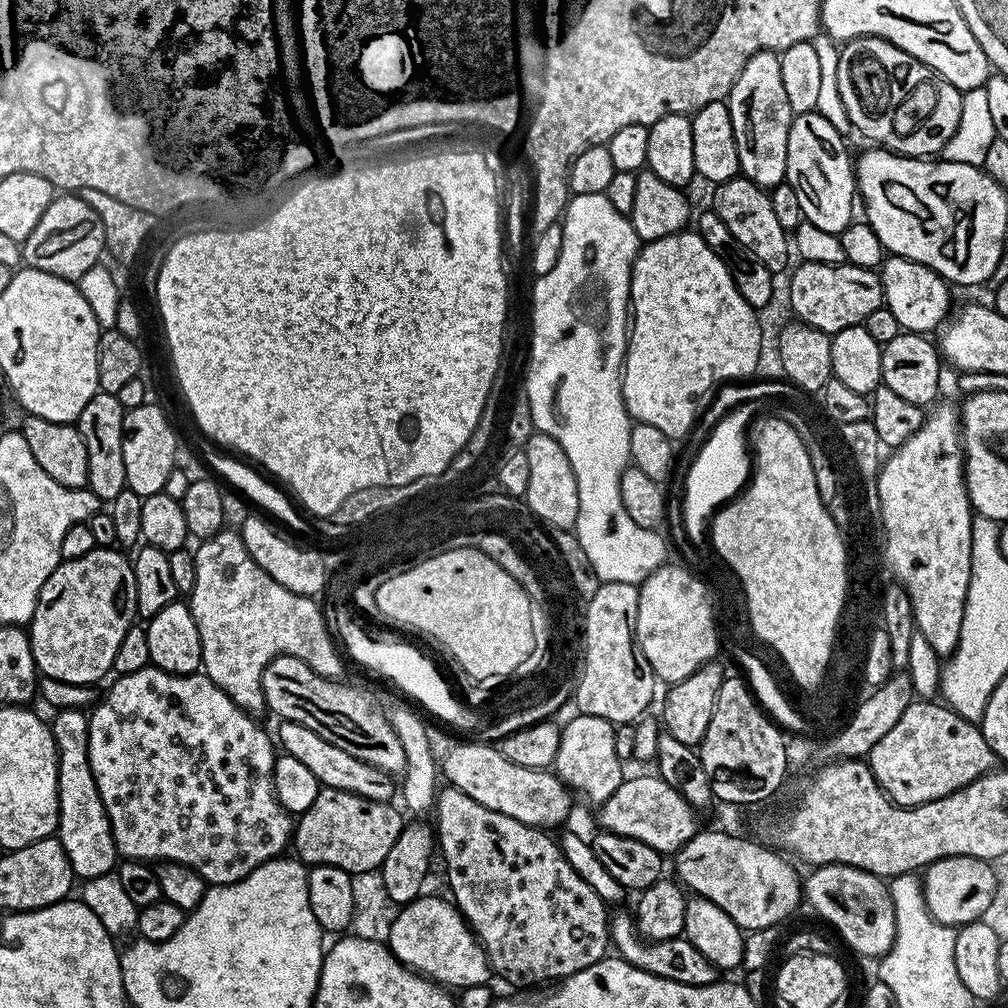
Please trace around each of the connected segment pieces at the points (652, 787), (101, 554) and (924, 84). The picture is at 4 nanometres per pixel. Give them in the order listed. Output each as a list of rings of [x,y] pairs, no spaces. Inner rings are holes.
[[[658,774],[651,775],[629,775],[624,779],[618,790],[614,790],[614,794],[599,805],[599,827],[606,832],[646,842],[646,846],[662,854],[675,854],[679,848],[686,846],[686,842],[690,842],[690,838],[696,836],[698,812],[690,802],[686,802],[686,798],[682,798],[682,794],[678,794],[678,790],[674,790],[674,786],[670,786]]]
[[[97,546],[90,554],[82,554],[82,558],[61,562],[42,586],[30,621],[30,639],[37,669],[45,677],[92,686],[96,684],[95,680],[100,680],[112,672],[114,654],[118,654],[118,646],[122,646],[126,630],[131,628],[137,619],[134,570],[129,557],[123,555],[127,556],[115,547]]]
[[[856,36],[852,40],[844,40],[842,46],[844,49],[840,52],[840,57],[836,60],[836,92],[840,95],[840,104],[844,107],[844,112],[848,115],[848,120],[865,136],[866,139],[872,140],[873,145],[888,149],[889,152],[897,152],[899,156],[914,156],[917,158],[932,158],[937,154],[943,153],[948,147],[950,138],[958,130],[958,118],[962,118],[962,93],[959,88],[955,88],[946,78],[942,78],[930,66],[918,62],[906,50],[886,42],[880,36]]]

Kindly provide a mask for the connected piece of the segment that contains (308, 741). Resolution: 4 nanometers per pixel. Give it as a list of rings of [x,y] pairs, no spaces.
[[[280,720],[278,726],[280,726],[279,747],[287,755],[298,758],[298,762],[302,762],[302,766],[306,766],[306,770],[310,770],[310,774],[314,774],[314,778],[318,778],[318,782],[323,787],[346,790],[371,800],[391,801],[393,799],[393,777],[389,773],[364,764],[358,758],[354,758],[354,754],[346,754],[346,750],[338,750],[330,742],[326,742],[326,738],[318,738],[318,734],[314,734],[314,730],[302,726],[298,722]]]

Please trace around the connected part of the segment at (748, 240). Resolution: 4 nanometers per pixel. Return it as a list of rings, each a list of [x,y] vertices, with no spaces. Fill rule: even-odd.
[[[737,174],[733,180],[724,184],[715,185],[713,192],[716,193],[712,196],[711,207],[718,214],[718,218],[726,222],[730,234],[734,234],[734,238],[738,238],[738,242],[742,242],[746,250],[753,252],[772,273],[780,274],[784,267],[787,269],[790,240],[786,230],[778,226],[771,195],[742,174]]]

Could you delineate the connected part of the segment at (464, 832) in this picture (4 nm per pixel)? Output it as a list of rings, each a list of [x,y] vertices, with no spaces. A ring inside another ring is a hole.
[[[451,786],[439,789],[435,812],[438,852],[444,855],[451,899],[484,947],[489,969],[495,975],[497,972],[508,984],[544,986],[578,974],[578,970],[586,970],[586,966],[595,966],[609,955],[609,909],[604,900],[578,878],[570,862],[566,862],[559,843],[551,840],[547,831],[506,818],[506,814],[498,814],[498,810],[486,810],[482,802],[474,802],[470,794],[462,794],[462,790]]]

